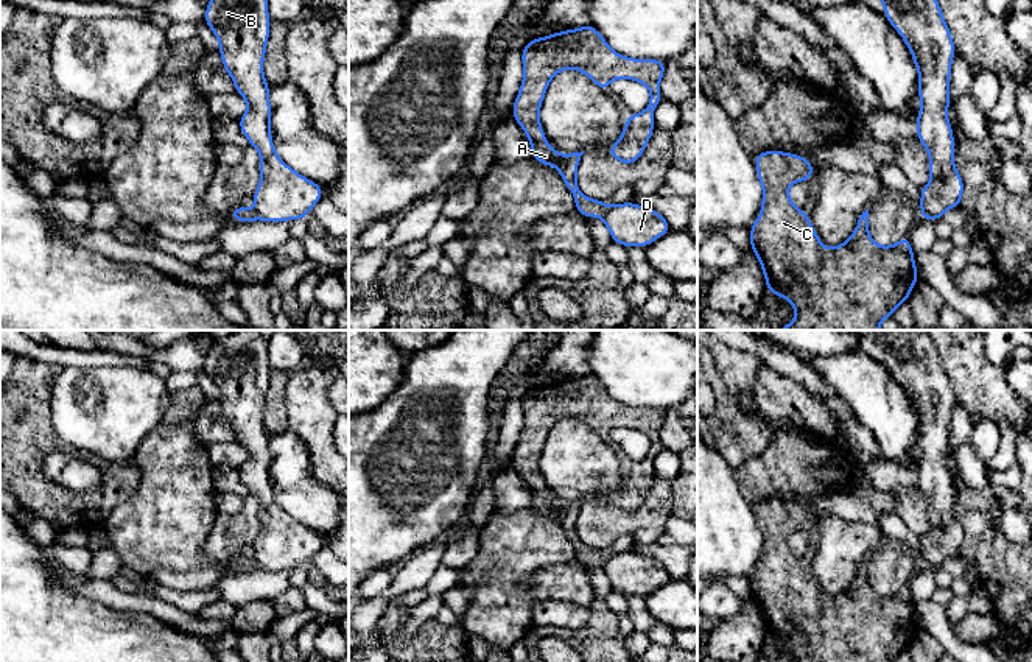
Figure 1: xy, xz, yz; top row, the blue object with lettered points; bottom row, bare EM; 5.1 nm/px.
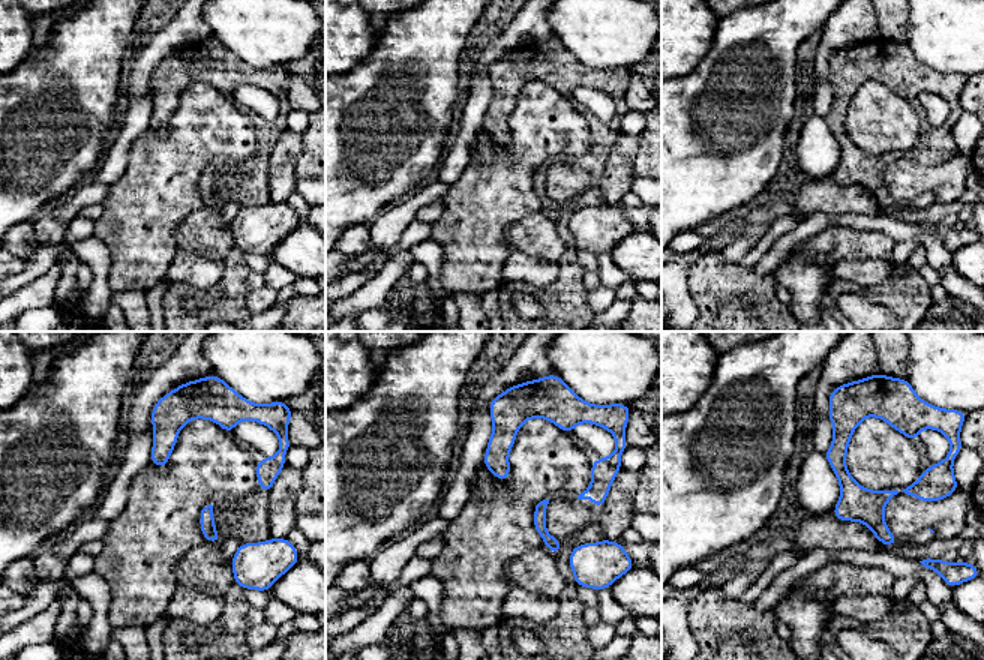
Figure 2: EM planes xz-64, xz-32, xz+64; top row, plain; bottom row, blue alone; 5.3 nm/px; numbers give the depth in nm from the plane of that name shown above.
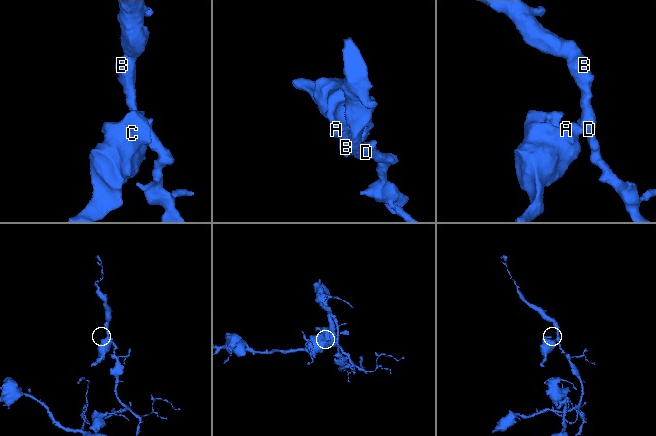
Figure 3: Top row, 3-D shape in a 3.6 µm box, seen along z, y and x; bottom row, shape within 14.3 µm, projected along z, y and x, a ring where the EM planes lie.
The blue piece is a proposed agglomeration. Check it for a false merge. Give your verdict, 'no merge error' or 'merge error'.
merge error

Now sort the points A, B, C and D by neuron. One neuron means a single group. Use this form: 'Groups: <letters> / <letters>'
Groups: A C / B D

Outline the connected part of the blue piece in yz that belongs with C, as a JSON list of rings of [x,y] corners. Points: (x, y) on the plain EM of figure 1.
[[[777,498],[755,503],[753,508],[763,536],[763,551],[749,584],[750,598],[764,622],[767,642],[789,650],[795,662],[895,662],[909,648],[918,629],[909,584],[893,595],[876,593],[869,583],[867,558],[847,590],[827,597],[811,575],[809,562],[799,559],[788,542],[792,531],[806,531],[814,523],[811,509]]]

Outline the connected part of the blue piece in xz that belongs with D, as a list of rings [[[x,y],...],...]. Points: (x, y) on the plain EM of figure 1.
[[[634,550],[615,553],[602,564],[613,592],[626,597],[648,597],[671,579],[671,573],[654,558],[637,555]]]

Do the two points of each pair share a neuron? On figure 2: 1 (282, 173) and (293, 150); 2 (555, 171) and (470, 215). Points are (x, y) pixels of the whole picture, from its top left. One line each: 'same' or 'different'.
1: same
2: different

